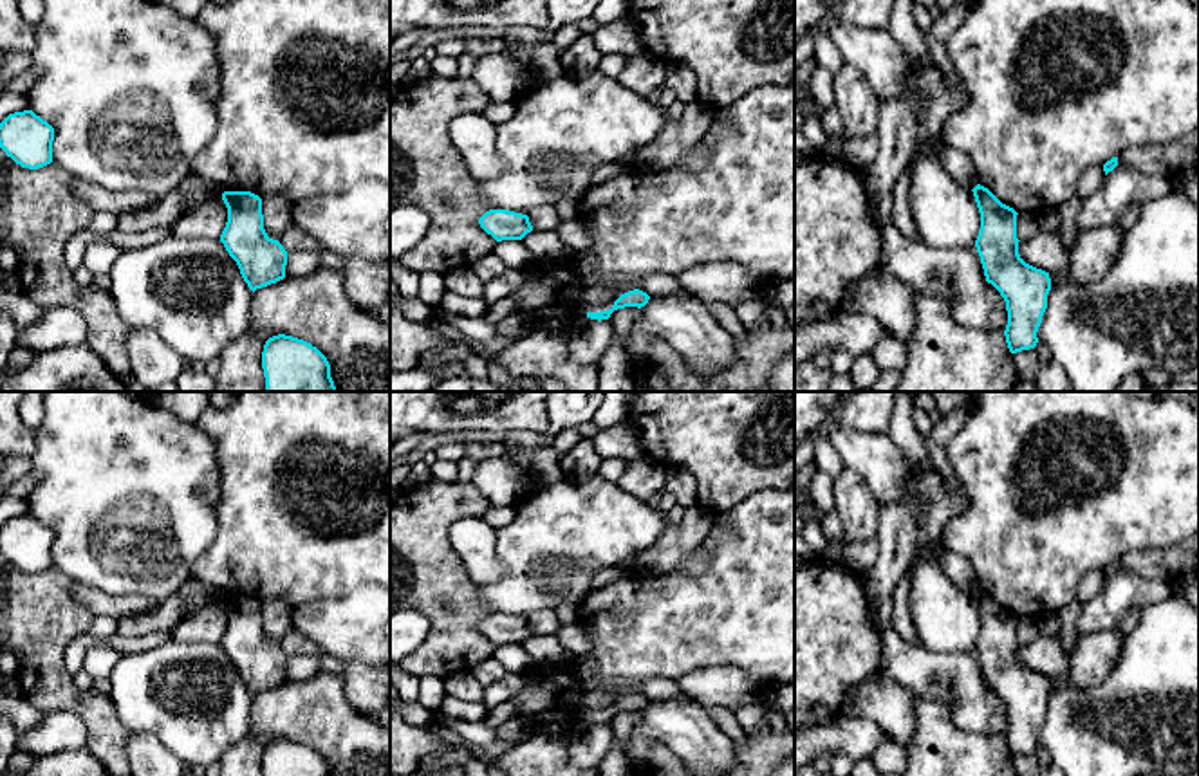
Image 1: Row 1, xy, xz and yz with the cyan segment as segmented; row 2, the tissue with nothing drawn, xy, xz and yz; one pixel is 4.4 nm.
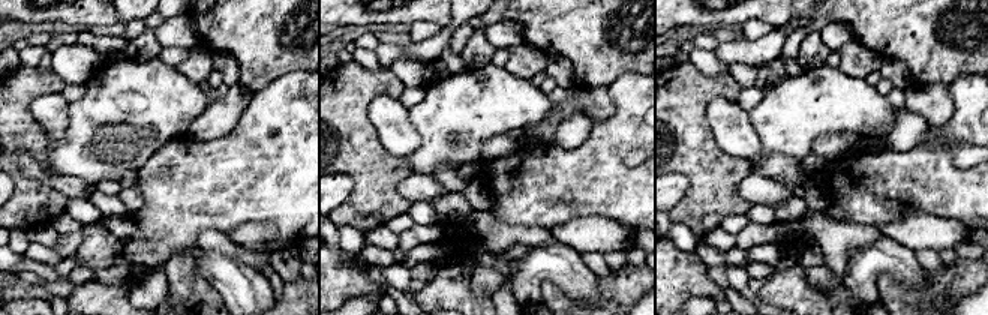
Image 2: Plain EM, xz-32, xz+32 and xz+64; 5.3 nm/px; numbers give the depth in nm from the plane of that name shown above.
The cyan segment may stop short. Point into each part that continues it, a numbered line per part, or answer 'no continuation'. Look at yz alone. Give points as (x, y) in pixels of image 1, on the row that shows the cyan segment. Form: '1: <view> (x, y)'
no continuation

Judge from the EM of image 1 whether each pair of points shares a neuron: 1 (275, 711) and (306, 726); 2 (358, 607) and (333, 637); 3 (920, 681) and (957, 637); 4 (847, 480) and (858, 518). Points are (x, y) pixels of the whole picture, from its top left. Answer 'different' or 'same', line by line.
1: same
2: same
3: different
4: same

